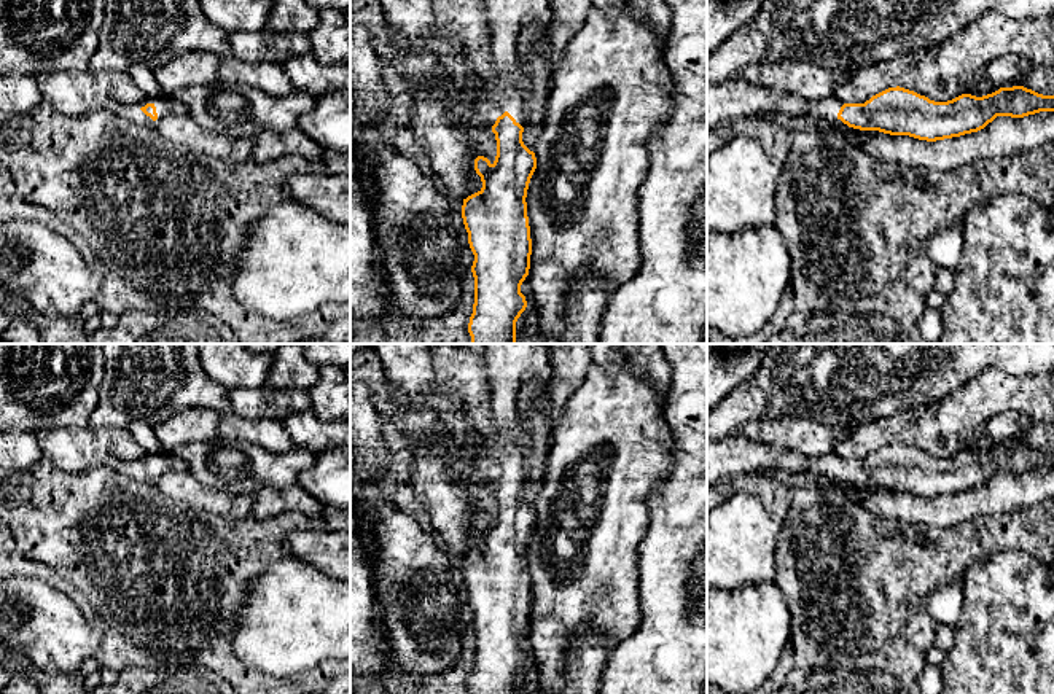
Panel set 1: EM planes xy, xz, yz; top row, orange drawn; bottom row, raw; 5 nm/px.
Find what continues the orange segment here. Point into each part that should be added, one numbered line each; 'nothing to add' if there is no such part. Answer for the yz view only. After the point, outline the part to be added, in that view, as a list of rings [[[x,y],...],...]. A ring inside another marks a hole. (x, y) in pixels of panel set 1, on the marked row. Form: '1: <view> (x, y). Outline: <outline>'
1: yz (733, 99). Outline: [[[737,78],[720,84],[707,83],[707,134],[723,121],[736,123],[745,116],[780,119],[812,115],[836,119],[842,103],[836,99],[809,100],[799,94],[755,86]]]

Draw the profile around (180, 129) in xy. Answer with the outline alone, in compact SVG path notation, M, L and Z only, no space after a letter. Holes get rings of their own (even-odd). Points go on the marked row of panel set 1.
M188 113L164 115L154 121L154 126L159 135L170 143L199 151L213 159L242 162L252 158L252 138L205 131Z

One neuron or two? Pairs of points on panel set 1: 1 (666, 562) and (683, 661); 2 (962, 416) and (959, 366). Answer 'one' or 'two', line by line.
1: one
2: two

